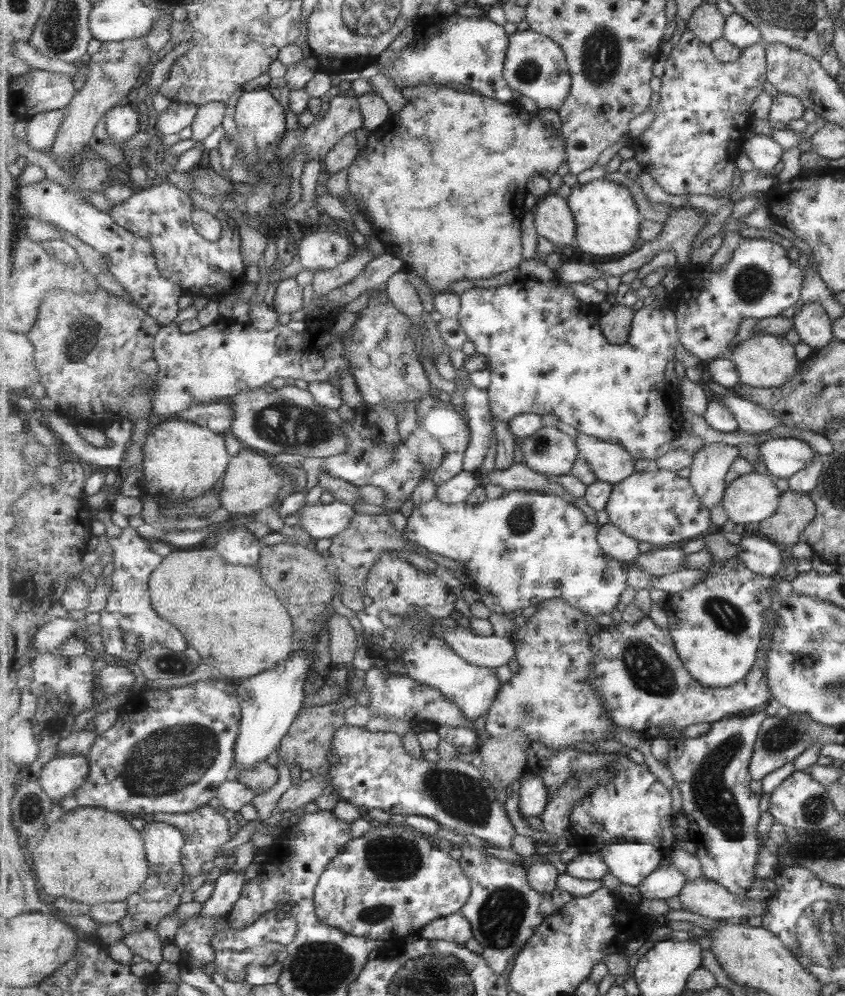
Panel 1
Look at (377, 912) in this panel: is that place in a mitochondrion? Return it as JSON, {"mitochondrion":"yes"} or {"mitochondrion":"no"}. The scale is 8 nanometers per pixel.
{"mitochondrion":"yes"}

